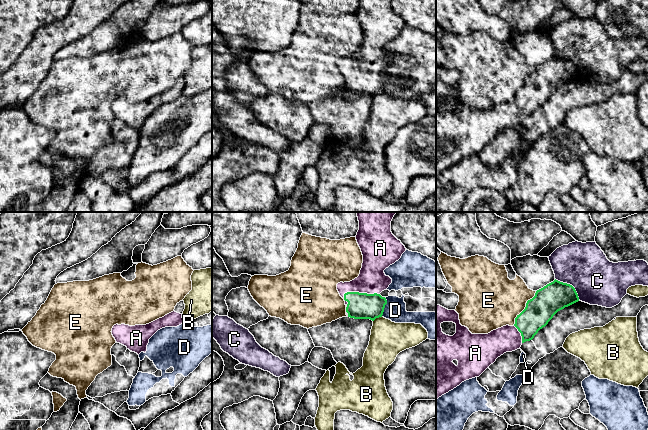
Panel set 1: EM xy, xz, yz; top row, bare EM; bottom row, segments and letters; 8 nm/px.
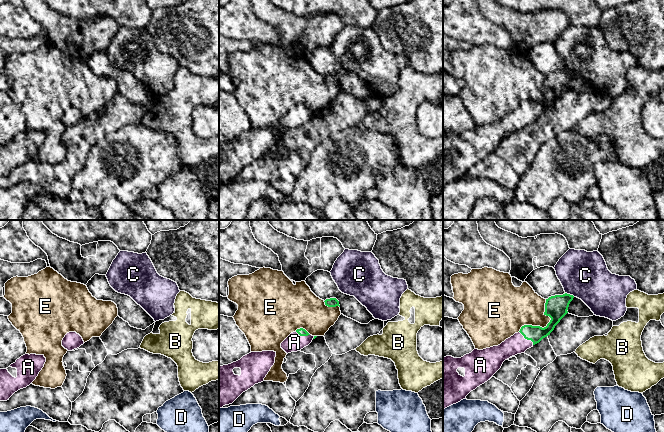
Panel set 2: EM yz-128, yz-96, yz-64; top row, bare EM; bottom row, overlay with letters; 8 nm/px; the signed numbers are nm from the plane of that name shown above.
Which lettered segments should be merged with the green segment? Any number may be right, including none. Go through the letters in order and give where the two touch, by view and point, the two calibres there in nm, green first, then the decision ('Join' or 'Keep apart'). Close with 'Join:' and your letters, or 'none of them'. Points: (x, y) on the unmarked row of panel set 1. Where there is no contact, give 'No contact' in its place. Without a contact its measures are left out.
A: Touches green at xz (359, 69). Thickness 200 nm (green) against 220 nm. Join
B: Touches green at xz (377, 93). Thickness 200 nm (green) against 280 nm. Keep apart
C: Touches green at yz (569, 60). Thickness 240 nm (green) against 380 nm. Keep apart
D: Touches green at xz (384, 83). Thickness 200 nm (green) against 180 nm. Keep apart
E: Touches green at yz (525, 84). Thickness 240 nm (green) against 420 nm. Keep apart
Join: A

